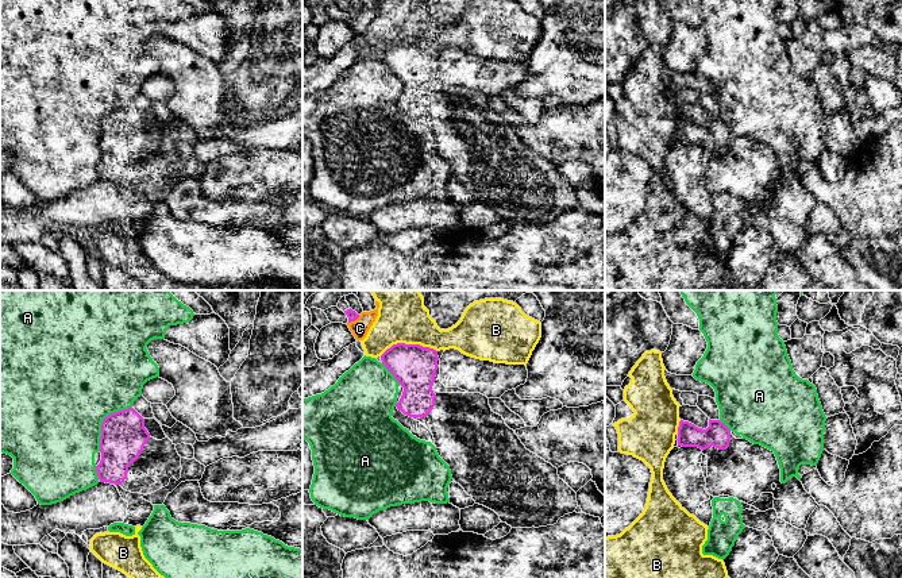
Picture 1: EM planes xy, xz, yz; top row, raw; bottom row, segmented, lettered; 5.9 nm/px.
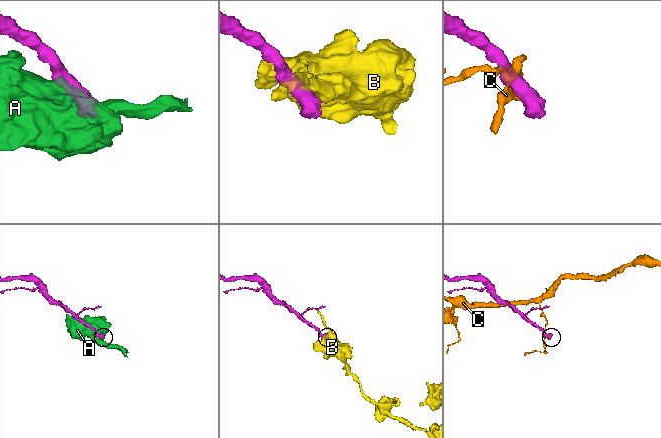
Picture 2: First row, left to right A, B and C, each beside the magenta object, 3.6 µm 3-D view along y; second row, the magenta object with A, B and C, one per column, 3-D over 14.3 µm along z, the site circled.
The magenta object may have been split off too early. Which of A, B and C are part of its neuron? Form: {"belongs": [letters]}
{"belongs": []}

